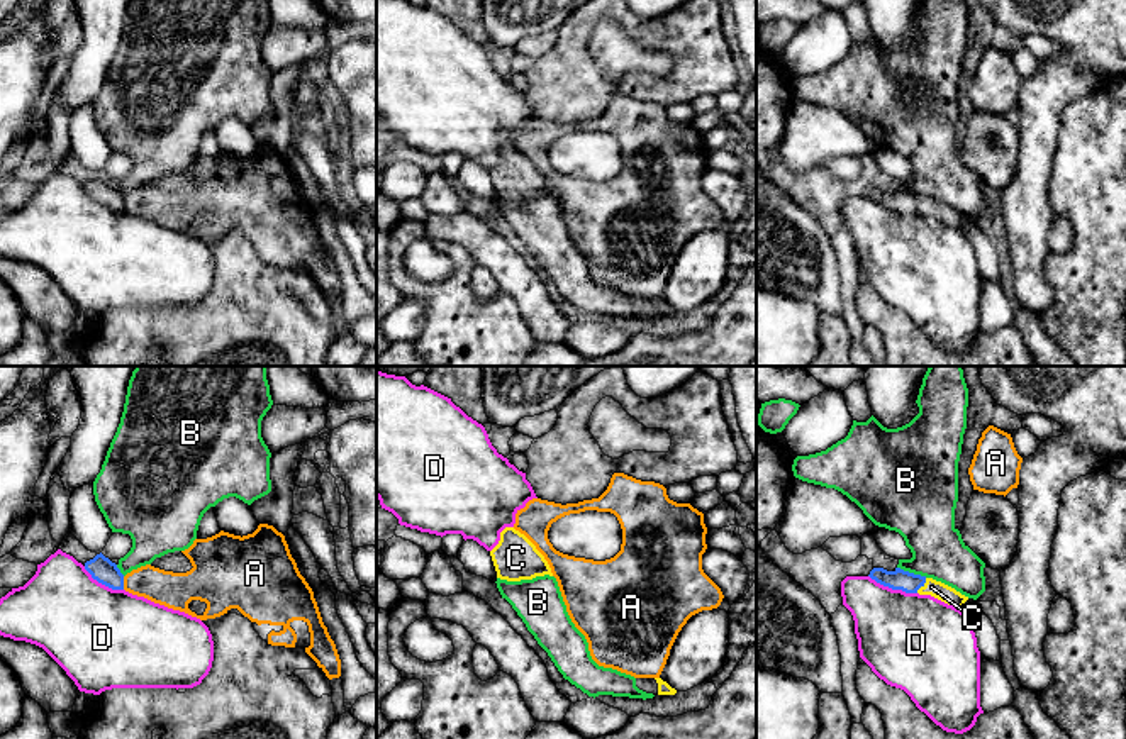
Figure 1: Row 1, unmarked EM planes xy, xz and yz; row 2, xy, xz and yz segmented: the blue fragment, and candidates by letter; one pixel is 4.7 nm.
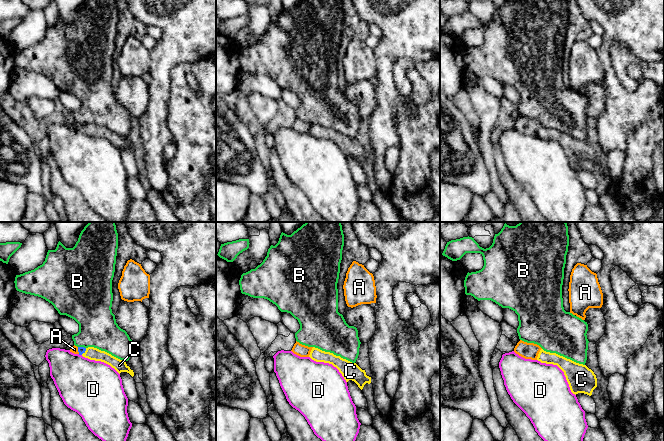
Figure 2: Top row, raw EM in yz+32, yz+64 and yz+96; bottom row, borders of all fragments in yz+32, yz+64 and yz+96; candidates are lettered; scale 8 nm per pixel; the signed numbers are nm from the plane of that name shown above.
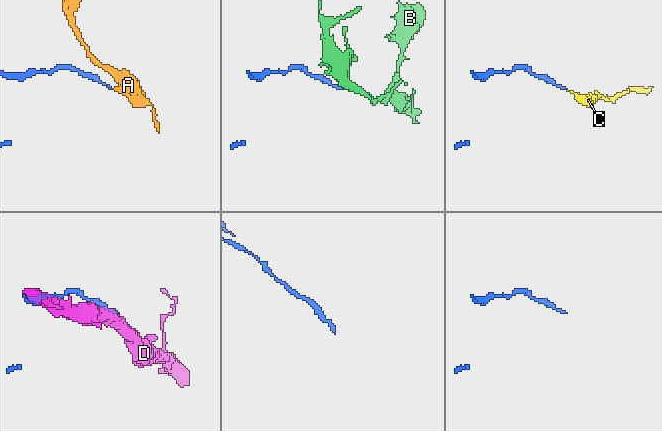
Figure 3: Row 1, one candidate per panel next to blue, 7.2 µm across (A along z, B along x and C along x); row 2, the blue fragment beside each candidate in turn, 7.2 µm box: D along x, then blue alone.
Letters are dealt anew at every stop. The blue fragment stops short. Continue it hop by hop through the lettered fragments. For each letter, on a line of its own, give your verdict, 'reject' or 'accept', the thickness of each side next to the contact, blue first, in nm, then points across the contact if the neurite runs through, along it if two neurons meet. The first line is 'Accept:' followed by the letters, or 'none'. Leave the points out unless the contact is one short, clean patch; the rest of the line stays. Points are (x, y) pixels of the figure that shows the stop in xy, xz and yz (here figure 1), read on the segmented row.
Accept: C
A: reject | 120/170 nm | along xy (122, 577), (124, 588)
B: reject | 100/260 nm | along yz (897, 566), (926, 577)
C: accept | 100/80 nm | across yz (903, 580), (923, 585), (931, 587)
D: reject | 100/440 nm

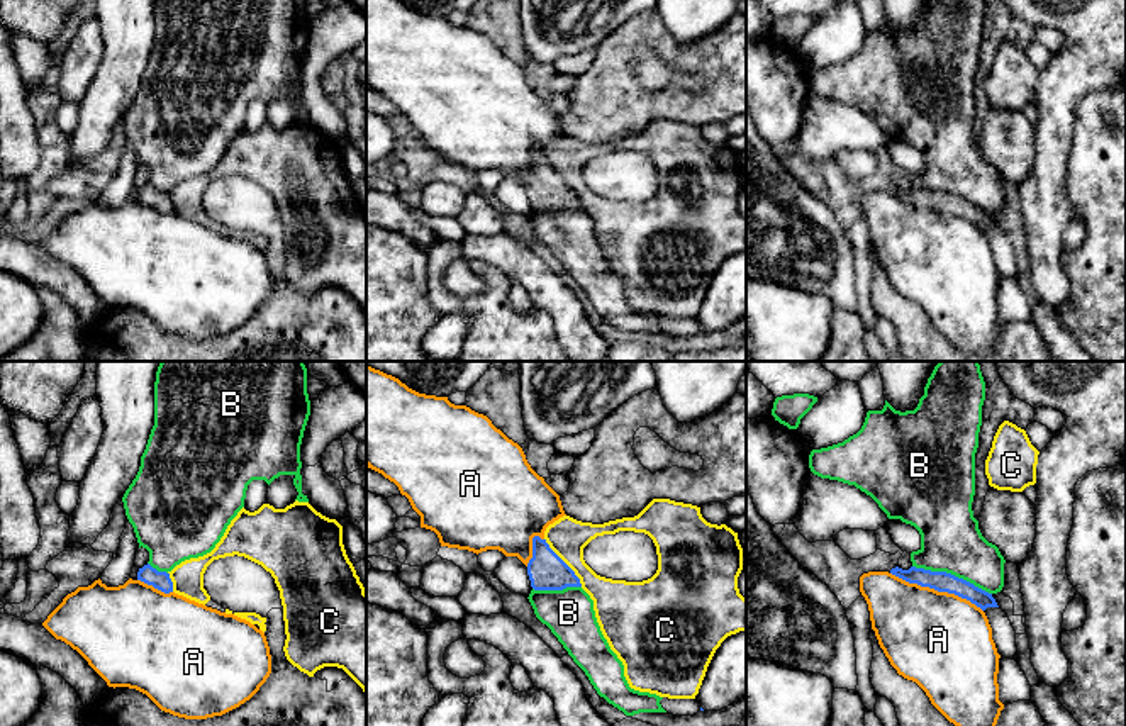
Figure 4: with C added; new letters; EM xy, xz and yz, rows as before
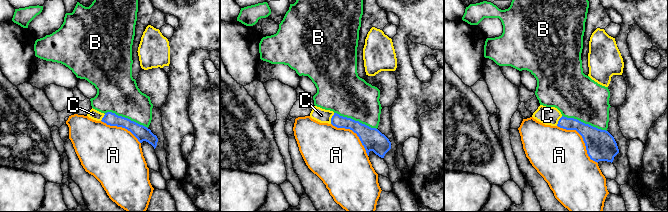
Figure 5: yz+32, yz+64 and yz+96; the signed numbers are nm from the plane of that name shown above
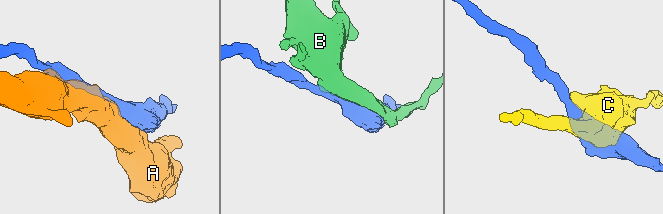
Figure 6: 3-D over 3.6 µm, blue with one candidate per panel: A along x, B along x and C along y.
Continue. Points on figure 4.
Accept: none
A: reject | 100/460 nm
B: reject | 100/280 nm
C: reject | 180/190 nm

